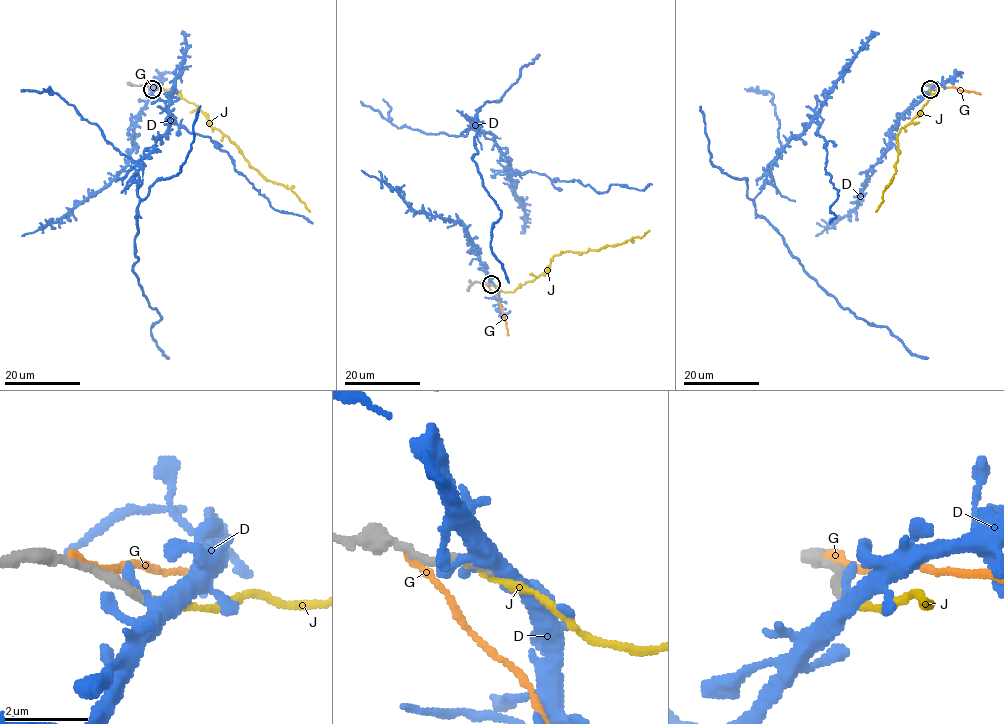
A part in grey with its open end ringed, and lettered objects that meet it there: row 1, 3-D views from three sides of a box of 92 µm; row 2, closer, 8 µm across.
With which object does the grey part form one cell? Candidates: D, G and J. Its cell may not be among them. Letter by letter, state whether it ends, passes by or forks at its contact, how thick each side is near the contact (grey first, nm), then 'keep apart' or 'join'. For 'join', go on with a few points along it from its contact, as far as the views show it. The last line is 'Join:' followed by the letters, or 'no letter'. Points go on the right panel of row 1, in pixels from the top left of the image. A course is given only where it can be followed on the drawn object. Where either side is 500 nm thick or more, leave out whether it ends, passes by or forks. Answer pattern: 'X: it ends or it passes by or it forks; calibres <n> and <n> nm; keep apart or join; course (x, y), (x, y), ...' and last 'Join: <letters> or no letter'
D: it forks; calibres 240 and 280 nm; keep apart
G: it ends; calibres 200 and 240 nm; keep apart
J: it ends; calibres 240 and 170 nm; join; course (930, 88), (937, 91), (896, 137), (896, 173), (882, 192), (882, 202), (876, 211)
Join: J

